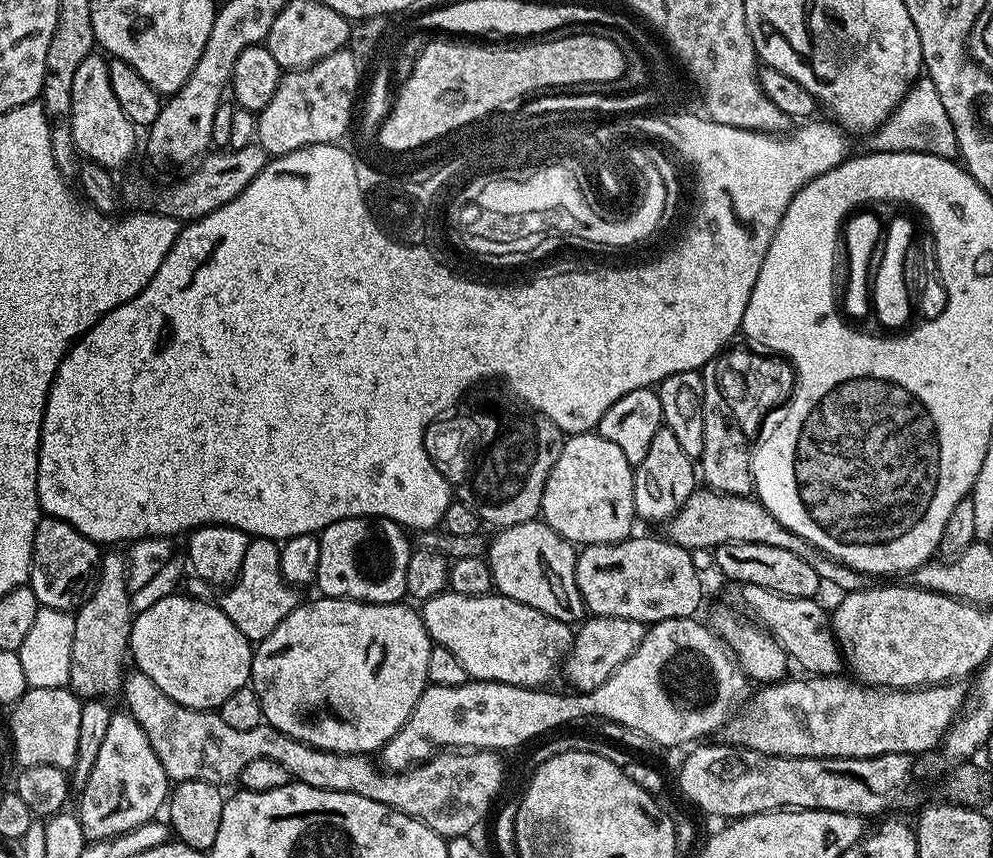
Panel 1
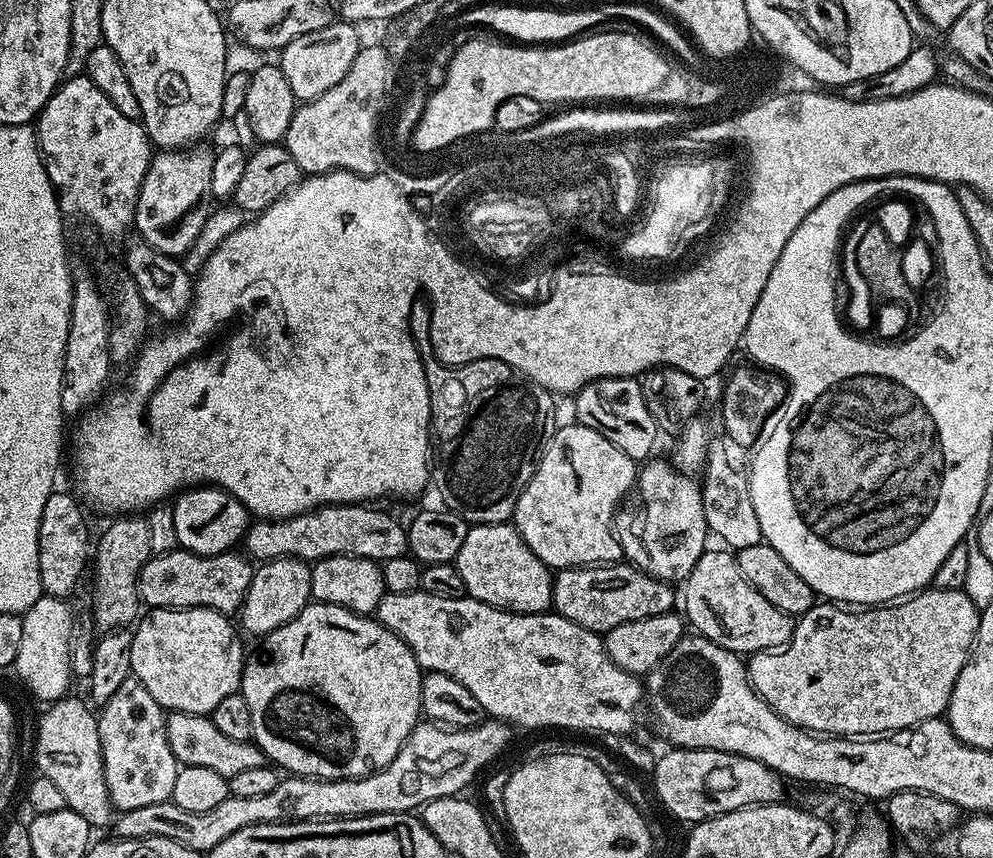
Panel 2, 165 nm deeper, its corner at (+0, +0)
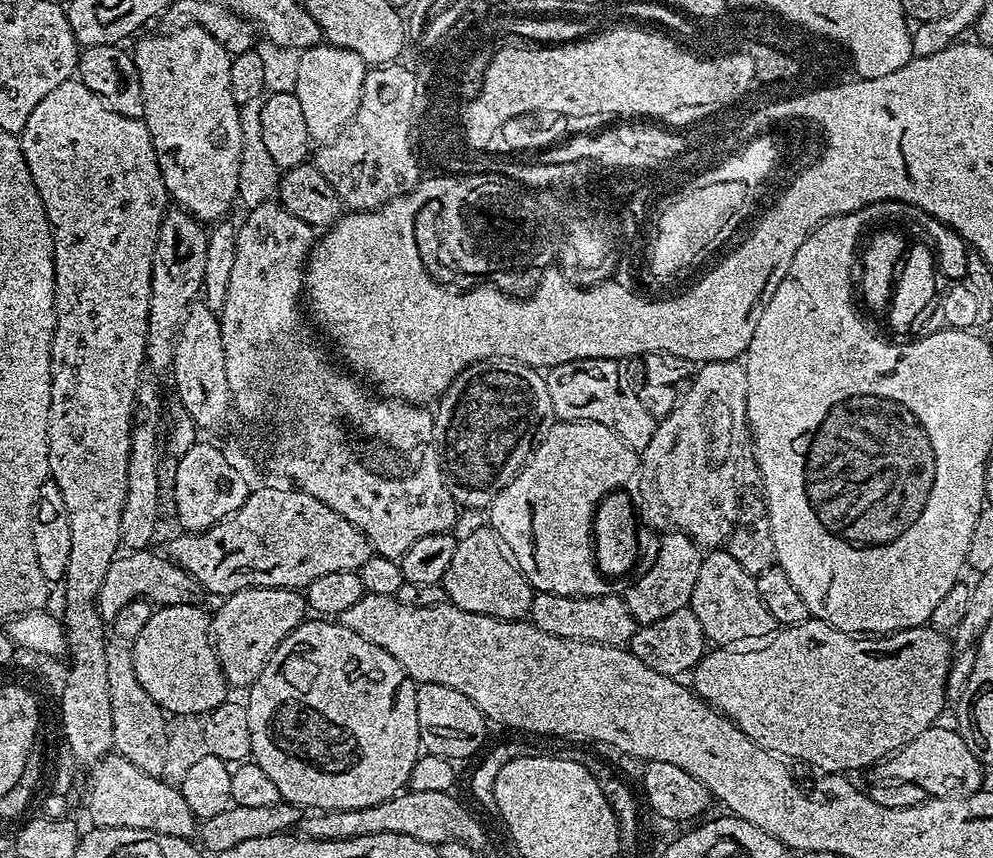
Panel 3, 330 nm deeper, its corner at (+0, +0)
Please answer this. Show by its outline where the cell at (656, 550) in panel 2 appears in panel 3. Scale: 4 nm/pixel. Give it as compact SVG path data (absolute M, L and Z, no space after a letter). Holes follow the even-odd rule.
M668 530L664 534L652 565L629 586L628 592L623 593L626 606L637 625L656 622L658 618L666 618L666 614L674 614L674 610L682 610L692 603L694 582L698 582L702 559L701 545L679 530Z

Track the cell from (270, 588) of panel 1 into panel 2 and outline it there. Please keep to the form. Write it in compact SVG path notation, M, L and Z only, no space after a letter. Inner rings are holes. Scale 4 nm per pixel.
M175 550L153 555L142 566L136 585L140 599L149 609L154 608L213 608L232 614L244 603L244 595L252 581L254 564L247 555L233 550L217 556L199 556L193 552Z

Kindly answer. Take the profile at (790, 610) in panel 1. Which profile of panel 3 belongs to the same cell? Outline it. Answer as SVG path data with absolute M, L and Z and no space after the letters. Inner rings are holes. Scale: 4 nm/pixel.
M712 550L703 557L698 570L698 582L694 582L694 594L690 605L693 614L704 631L705 641L716 646L740 646L743 640L760 642L771 637L778 625L774 614L766 610L762 598L758 598L756 578L734 558L727 550ZM764 636L764 637L763 637ZM713 640L713 641L712 641Z

